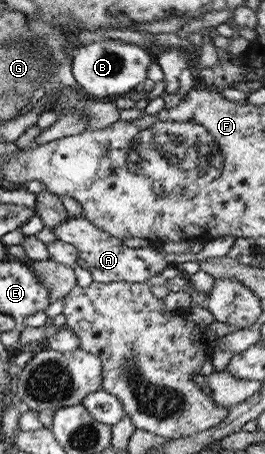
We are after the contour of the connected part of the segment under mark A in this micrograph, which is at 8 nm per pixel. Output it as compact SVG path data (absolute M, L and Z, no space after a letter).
M67 216L62 224L52 229L55 241L73 245L78 251L77 263L88 269L93 282L110 283L113 281L128 283L144 283L150 277L160 274L166 268L163 254L152 246L130 248L122 244L121 240L109 233L98 229L85 218Z

